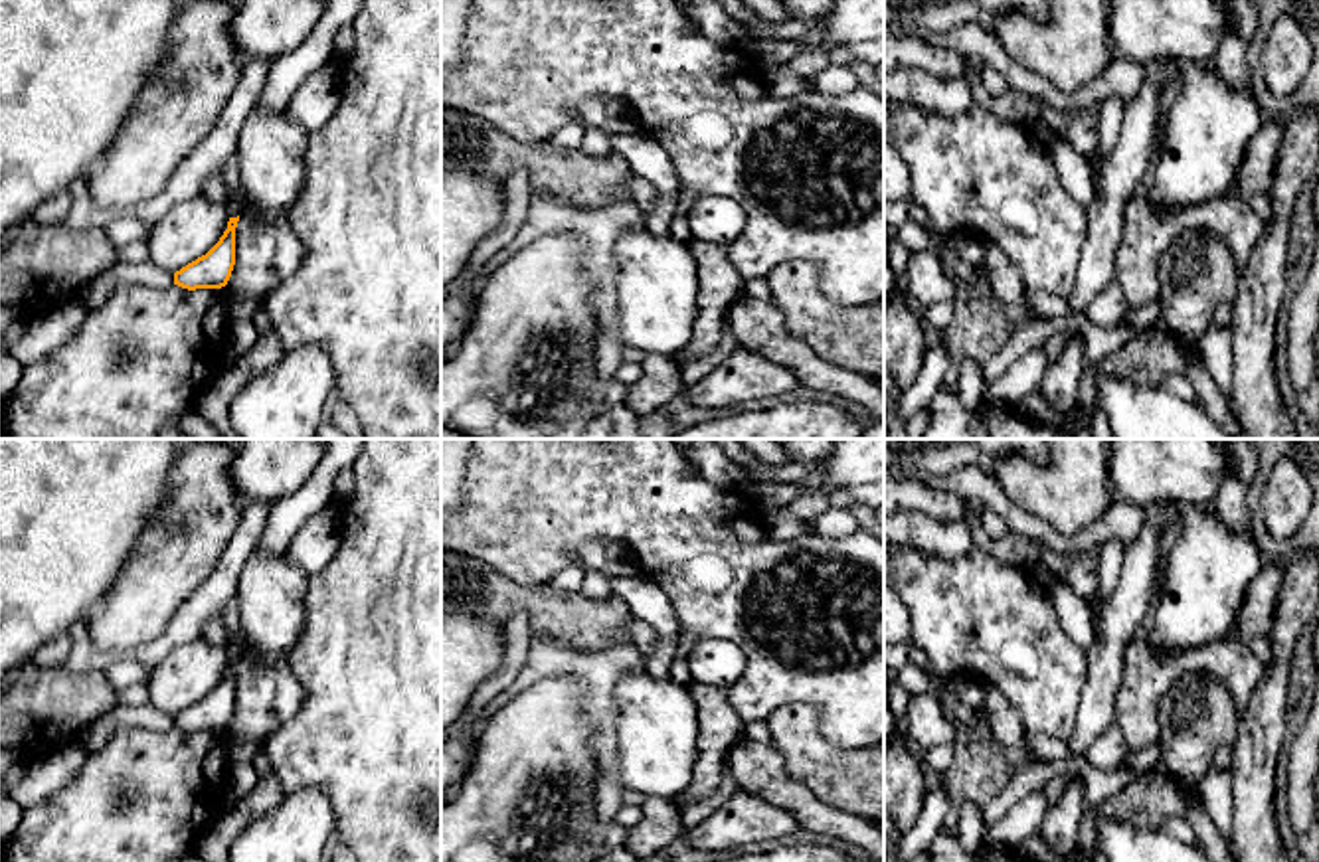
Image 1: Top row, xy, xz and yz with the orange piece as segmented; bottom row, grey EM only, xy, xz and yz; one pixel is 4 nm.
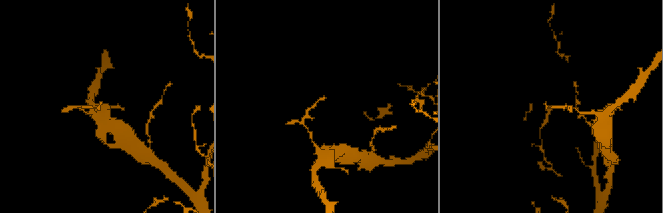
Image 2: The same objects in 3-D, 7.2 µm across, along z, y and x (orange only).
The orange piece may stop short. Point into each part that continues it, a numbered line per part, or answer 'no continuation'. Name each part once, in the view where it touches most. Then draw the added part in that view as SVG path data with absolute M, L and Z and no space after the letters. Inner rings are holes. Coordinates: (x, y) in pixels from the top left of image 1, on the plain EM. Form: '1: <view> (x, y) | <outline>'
1: xy (240, 645) | M229 637L229 643L231 643L231 660L241 658L249 646L245 637Z

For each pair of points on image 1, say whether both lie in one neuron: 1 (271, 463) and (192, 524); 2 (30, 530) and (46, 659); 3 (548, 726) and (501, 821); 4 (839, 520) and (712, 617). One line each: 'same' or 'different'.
1: different
2: different
3: same
4: different

